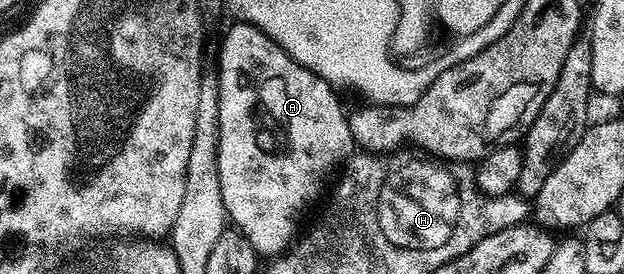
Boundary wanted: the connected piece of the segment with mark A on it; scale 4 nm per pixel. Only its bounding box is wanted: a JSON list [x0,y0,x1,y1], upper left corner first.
[217,21,356,257]

